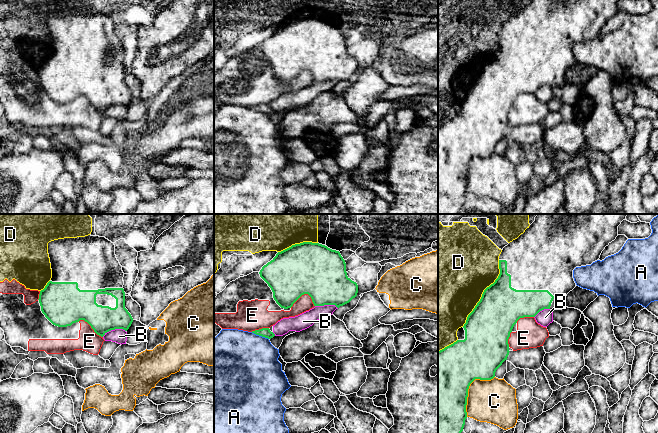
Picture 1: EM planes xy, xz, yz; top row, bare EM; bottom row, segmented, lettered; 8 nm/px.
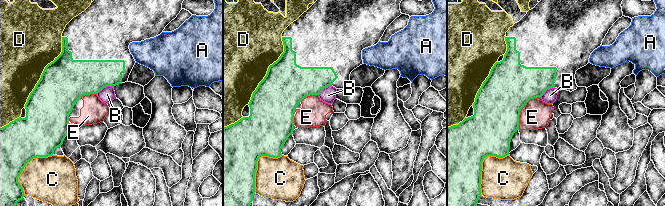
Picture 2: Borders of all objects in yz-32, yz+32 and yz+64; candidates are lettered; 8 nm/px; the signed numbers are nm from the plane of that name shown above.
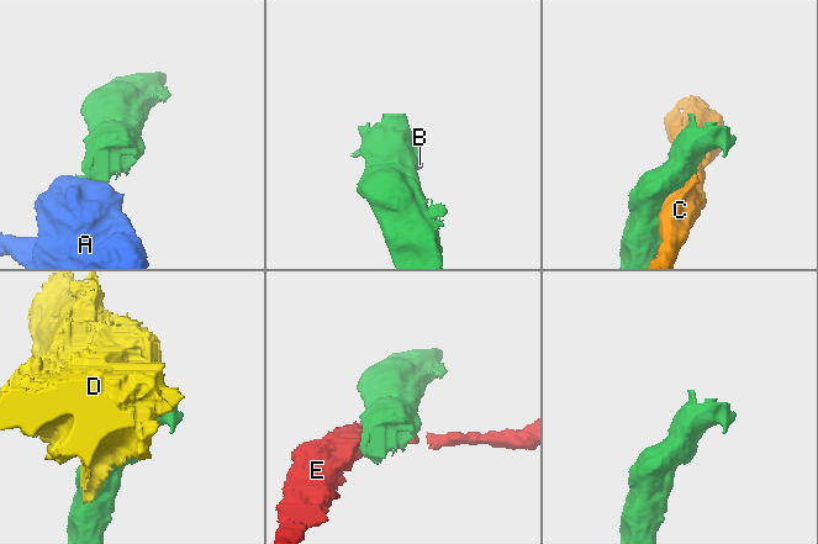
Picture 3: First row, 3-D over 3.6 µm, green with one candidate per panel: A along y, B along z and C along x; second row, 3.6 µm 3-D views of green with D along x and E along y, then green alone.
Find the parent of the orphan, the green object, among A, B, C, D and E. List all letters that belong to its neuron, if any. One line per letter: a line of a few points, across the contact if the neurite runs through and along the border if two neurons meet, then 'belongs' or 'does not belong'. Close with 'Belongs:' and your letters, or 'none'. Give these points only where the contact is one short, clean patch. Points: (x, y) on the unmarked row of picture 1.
A: line xz (251, 108), (268, 115); does not belong
B: does not belong
C: does not belong
D: does not belong
E: does not belong
Belongs: none

